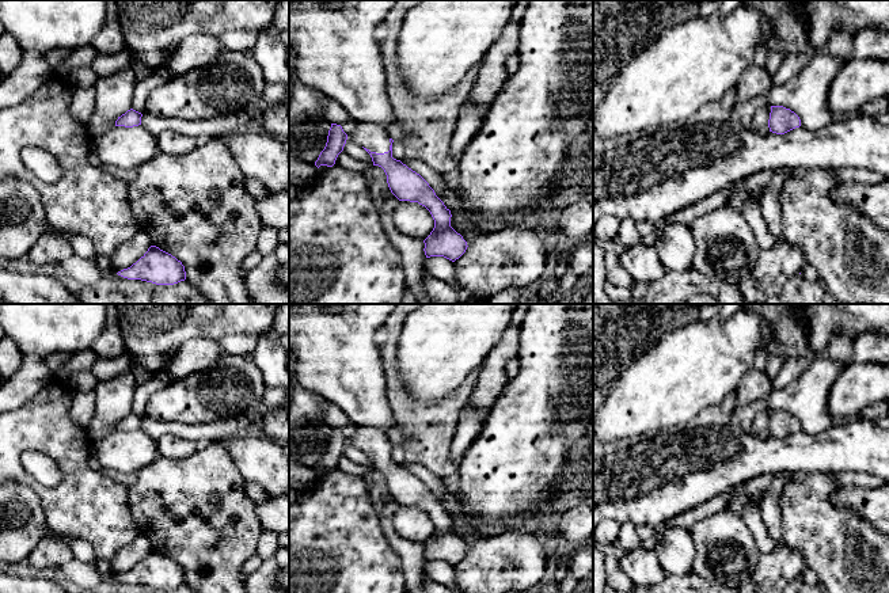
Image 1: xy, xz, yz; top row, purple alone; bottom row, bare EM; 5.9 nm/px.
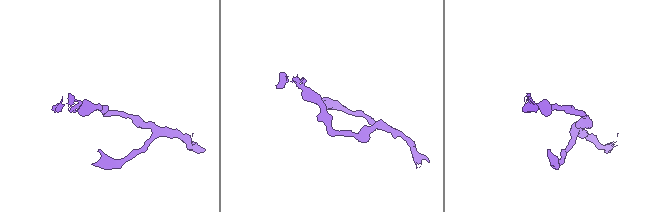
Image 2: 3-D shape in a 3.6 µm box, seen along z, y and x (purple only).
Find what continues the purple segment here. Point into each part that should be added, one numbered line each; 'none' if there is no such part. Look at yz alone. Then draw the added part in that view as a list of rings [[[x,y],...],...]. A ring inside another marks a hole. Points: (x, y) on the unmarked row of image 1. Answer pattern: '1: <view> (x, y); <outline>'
none

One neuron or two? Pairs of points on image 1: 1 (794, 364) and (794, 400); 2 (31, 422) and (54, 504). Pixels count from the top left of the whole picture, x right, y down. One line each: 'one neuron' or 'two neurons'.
1: two neurons
2: one neuron

